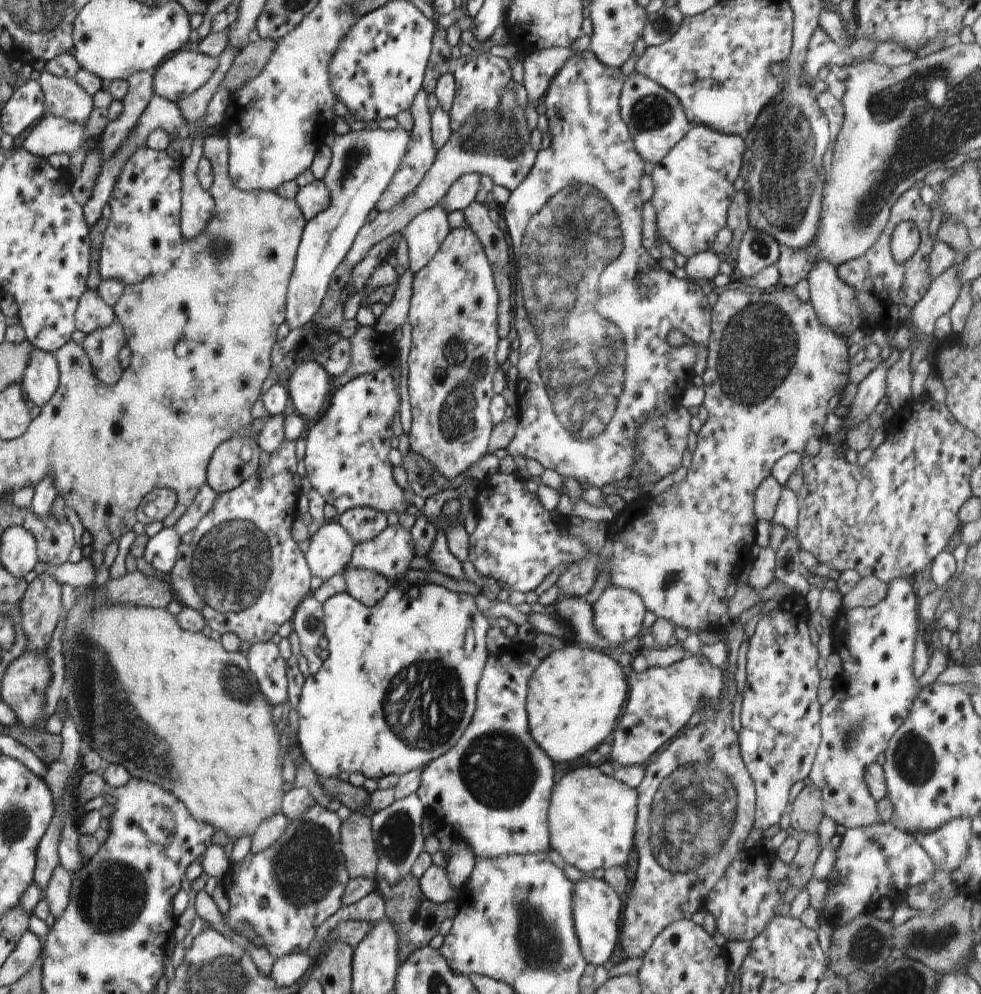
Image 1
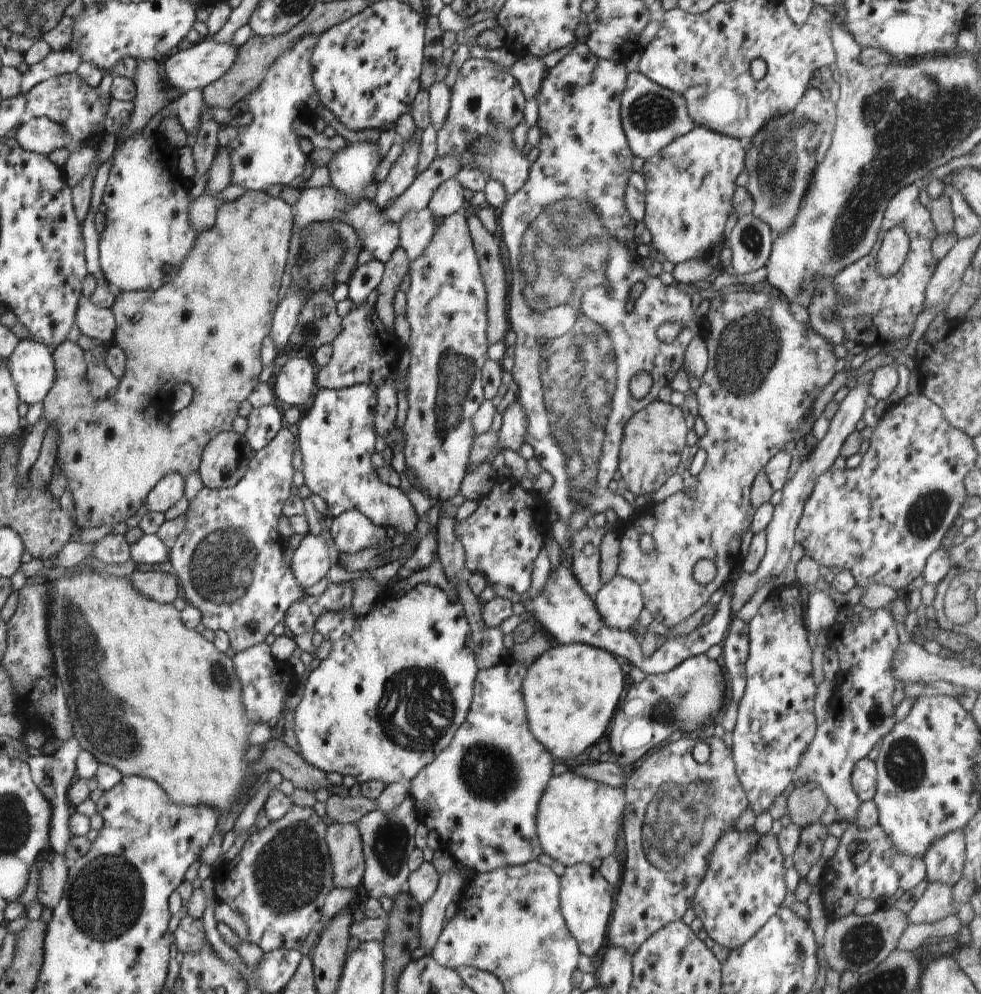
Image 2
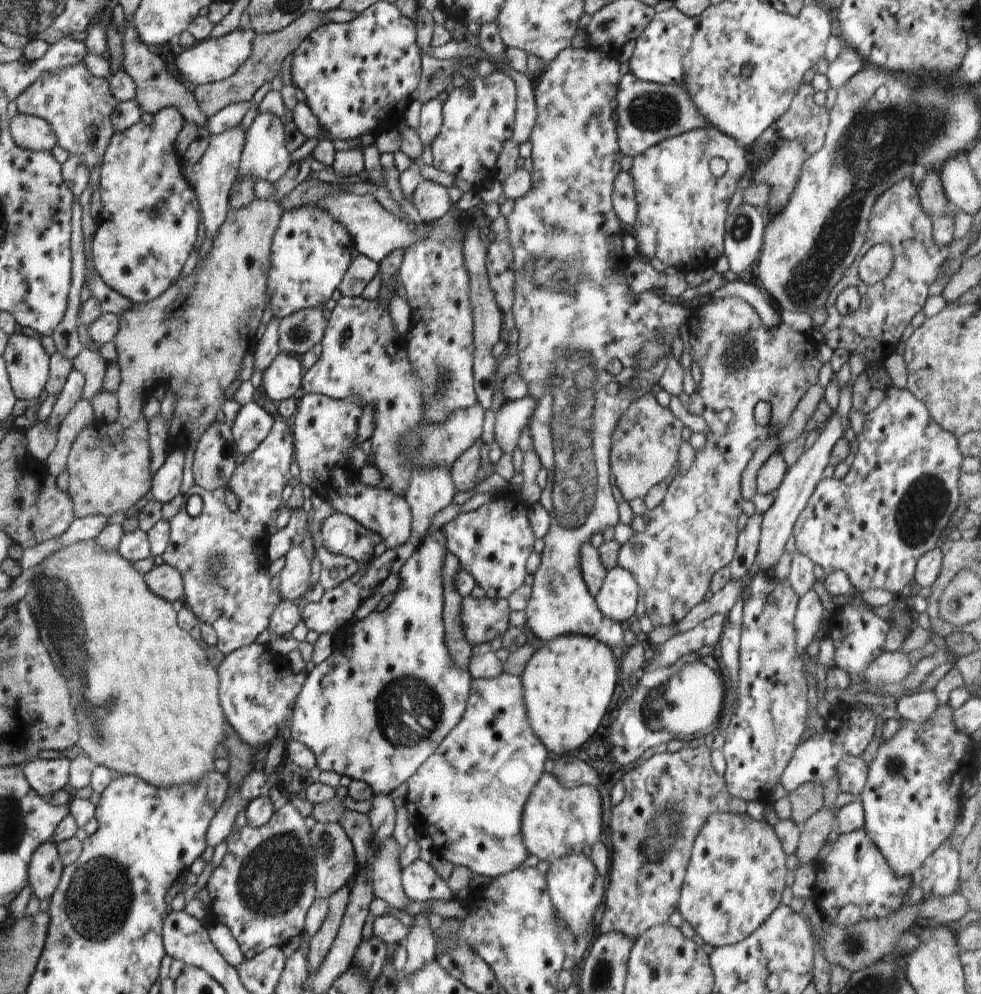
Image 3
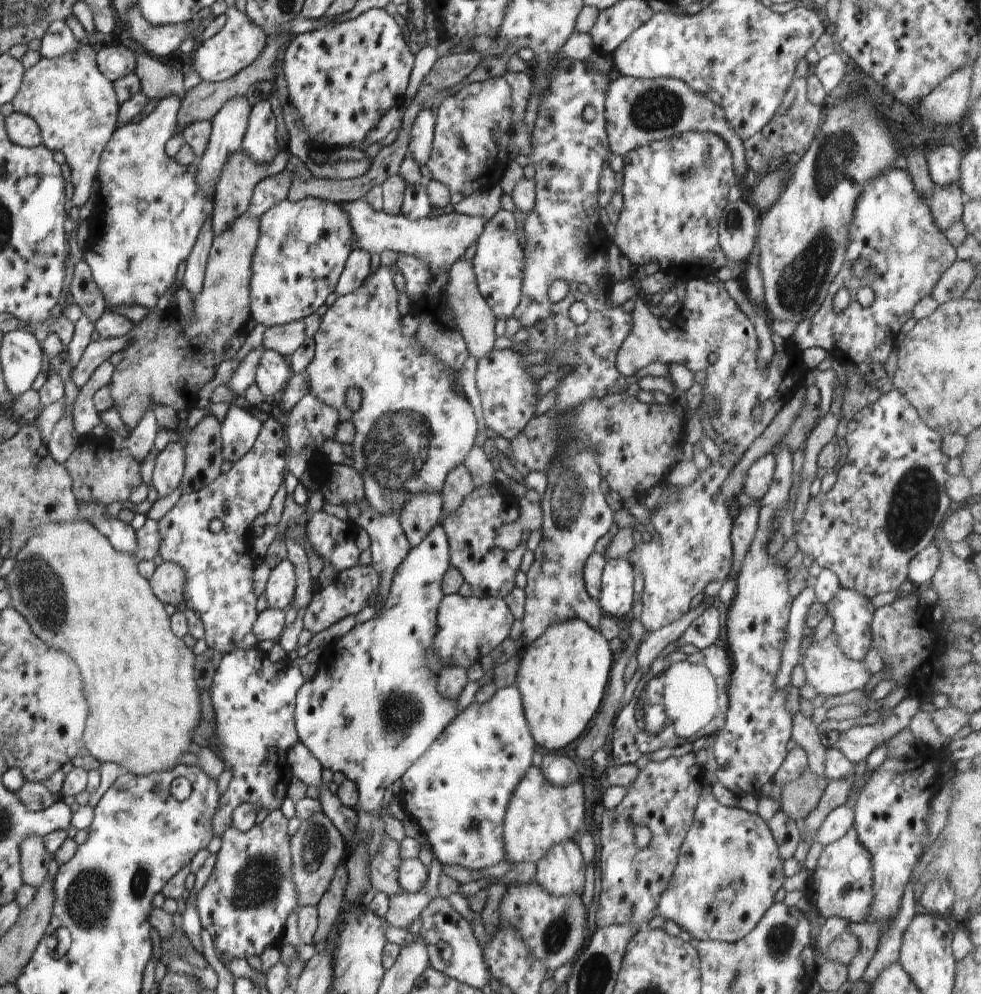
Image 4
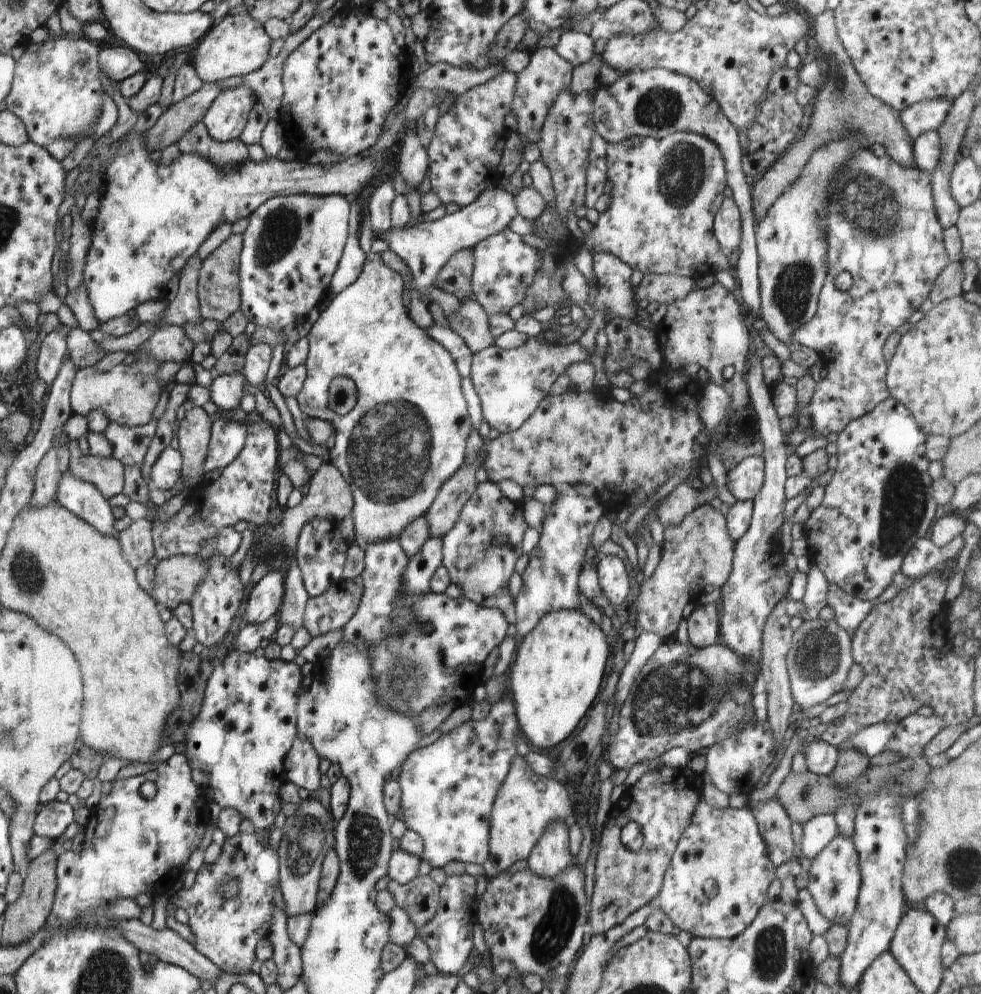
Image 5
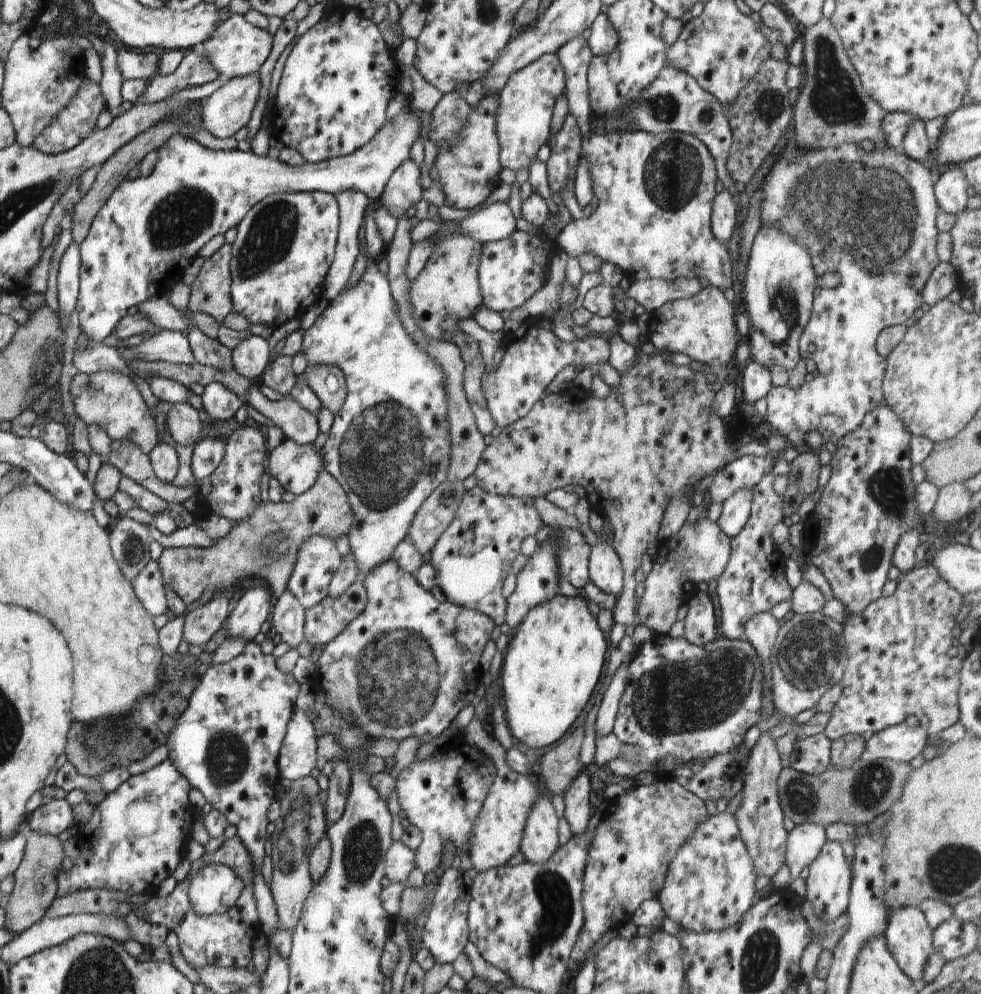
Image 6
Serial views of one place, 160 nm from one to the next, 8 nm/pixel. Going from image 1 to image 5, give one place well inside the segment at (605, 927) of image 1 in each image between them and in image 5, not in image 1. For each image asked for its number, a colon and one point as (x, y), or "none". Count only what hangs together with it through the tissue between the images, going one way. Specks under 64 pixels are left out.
2: (586, 898)
3: (575, 887)
4: (562, 872)
5: (551, 854)

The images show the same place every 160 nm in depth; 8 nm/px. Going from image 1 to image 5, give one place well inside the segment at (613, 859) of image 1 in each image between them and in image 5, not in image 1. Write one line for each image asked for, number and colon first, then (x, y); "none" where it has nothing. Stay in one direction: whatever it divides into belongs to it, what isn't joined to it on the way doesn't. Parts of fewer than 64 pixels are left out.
2: (577, 820)
3: (556, 820)
4: (540, 815)
5: (526, 803)

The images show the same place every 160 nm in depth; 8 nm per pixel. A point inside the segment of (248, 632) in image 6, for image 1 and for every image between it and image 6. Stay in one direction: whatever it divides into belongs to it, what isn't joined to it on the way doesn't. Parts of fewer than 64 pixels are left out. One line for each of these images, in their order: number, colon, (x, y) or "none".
1: (330, 547)
2: (310, 562)
3: (294, 577)
4: (279, 591)
5: (265, 599)

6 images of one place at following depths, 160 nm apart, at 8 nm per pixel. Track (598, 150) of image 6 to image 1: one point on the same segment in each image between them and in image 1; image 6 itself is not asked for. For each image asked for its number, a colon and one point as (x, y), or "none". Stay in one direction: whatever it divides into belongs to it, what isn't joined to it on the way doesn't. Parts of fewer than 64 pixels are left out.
1: (693, 184)
2: (689, 185)
3: (681, 207)
4: (674, 190)
5: (666, 192)

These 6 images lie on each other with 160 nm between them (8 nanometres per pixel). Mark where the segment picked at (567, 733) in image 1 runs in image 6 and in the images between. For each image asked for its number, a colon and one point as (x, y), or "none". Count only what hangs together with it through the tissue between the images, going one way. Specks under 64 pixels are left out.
2: (571, 691)
3: (568, 683)
4: (563, 677)
5: (559, 667)
6: (551, 665)

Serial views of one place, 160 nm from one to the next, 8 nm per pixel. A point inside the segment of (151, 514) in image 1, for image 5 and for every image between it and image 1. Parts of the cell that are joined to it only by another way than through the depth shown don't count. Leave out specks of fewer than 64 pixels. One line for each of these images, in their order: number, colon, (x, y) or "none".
2: (170, 488)
3: (166, 484)
4: (168, 473)
5: (166, 471)

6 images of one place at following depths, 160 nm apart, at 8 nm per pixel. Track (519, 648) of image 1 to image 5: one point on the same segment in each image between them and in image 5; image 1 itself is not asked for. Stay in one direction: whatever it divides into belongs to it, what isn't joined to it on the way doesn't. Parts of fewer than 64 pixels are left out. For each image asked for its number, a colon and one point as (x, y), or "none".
2: (482, 791)
3: (469, 794)
4: (459, 790)
5: (448, 788)

